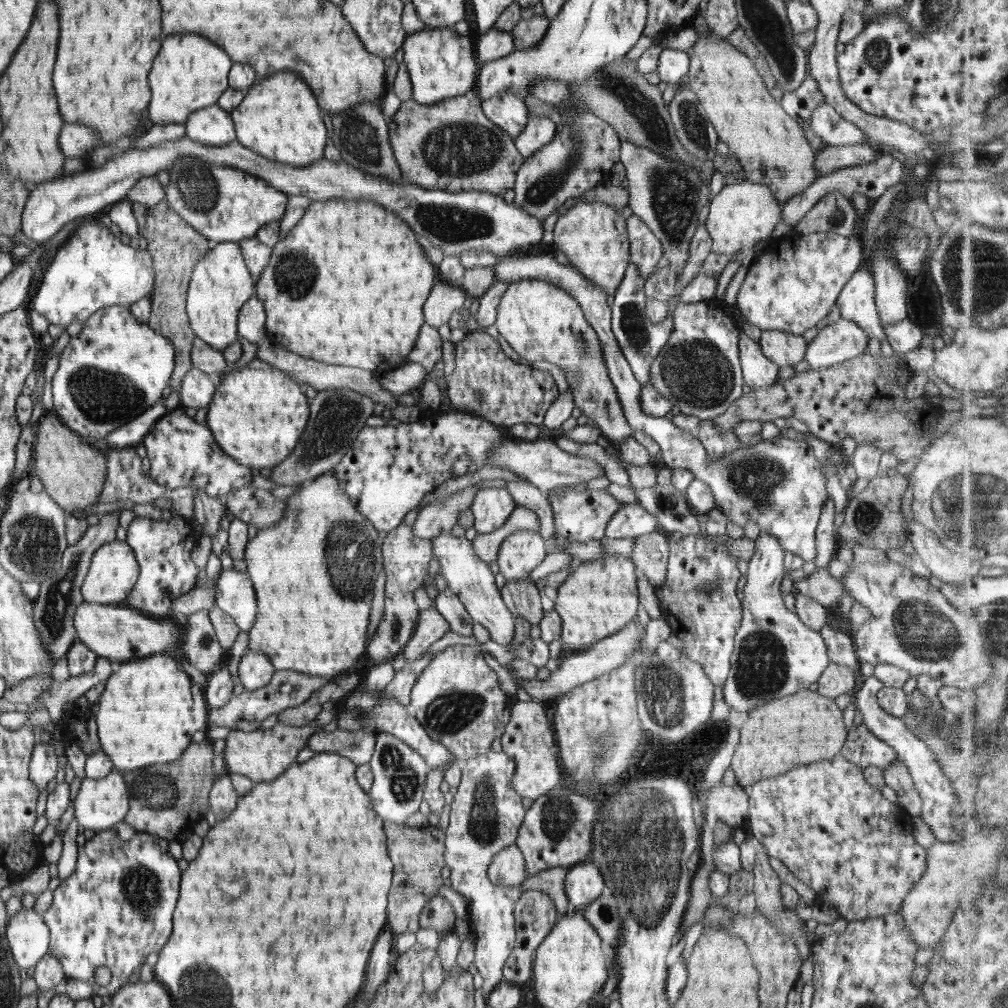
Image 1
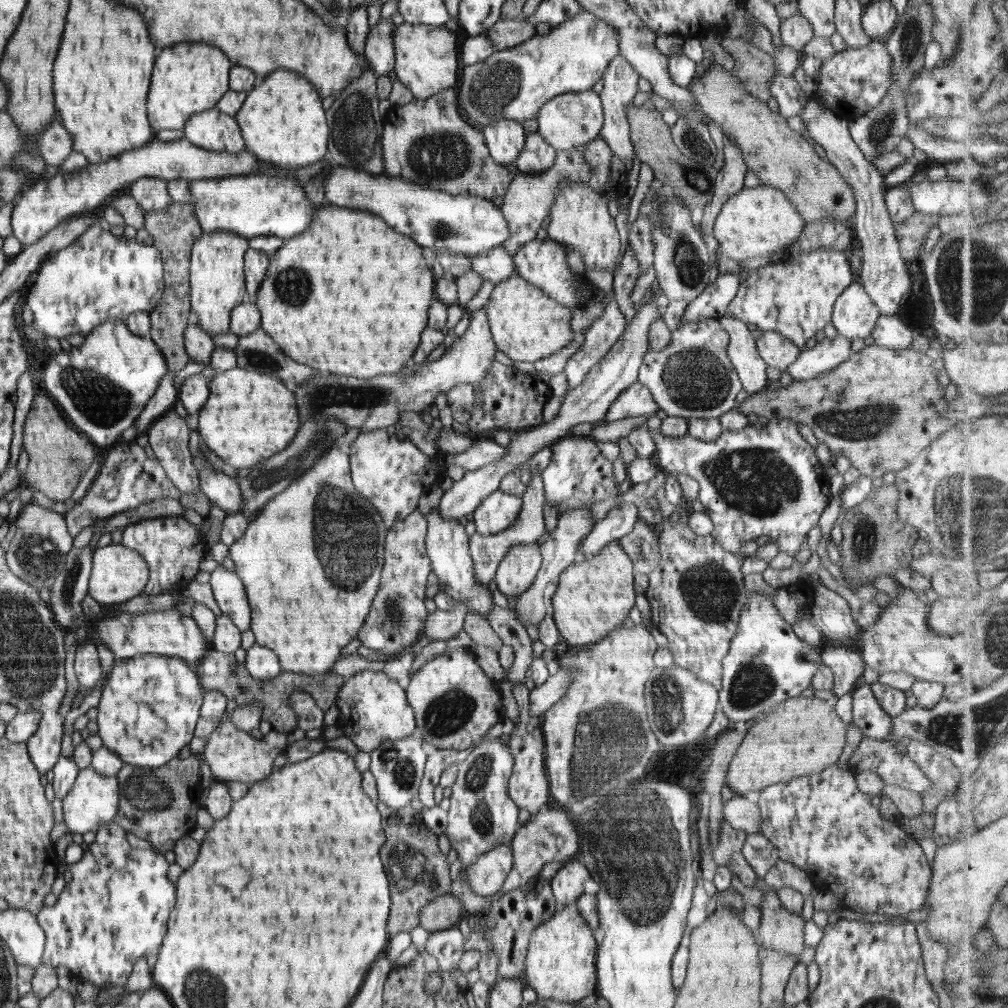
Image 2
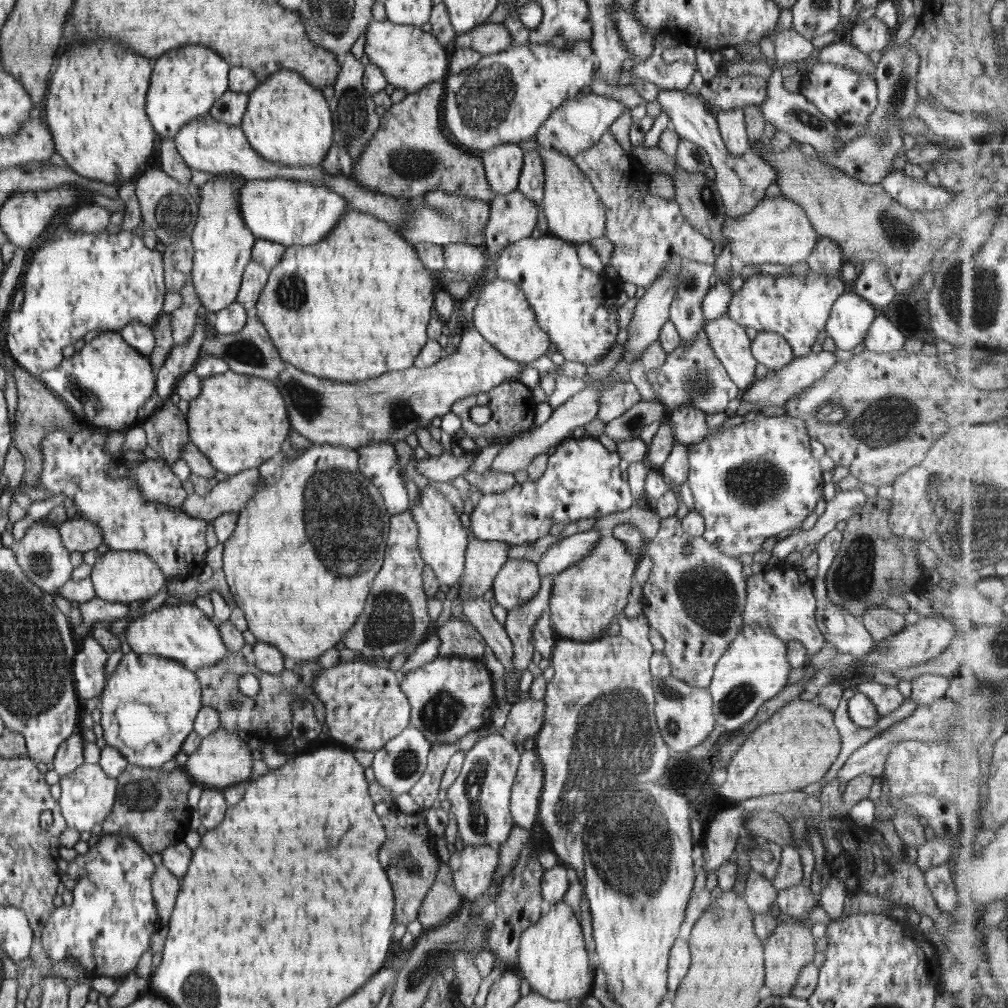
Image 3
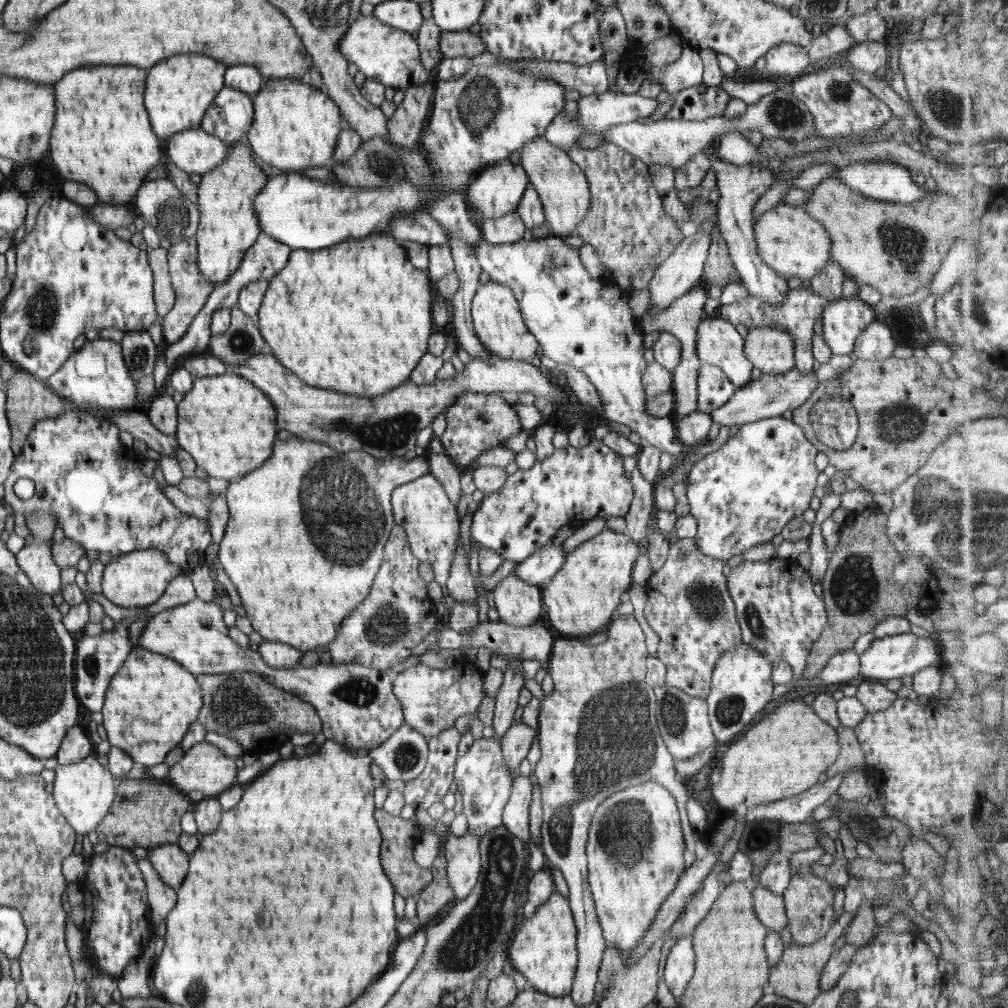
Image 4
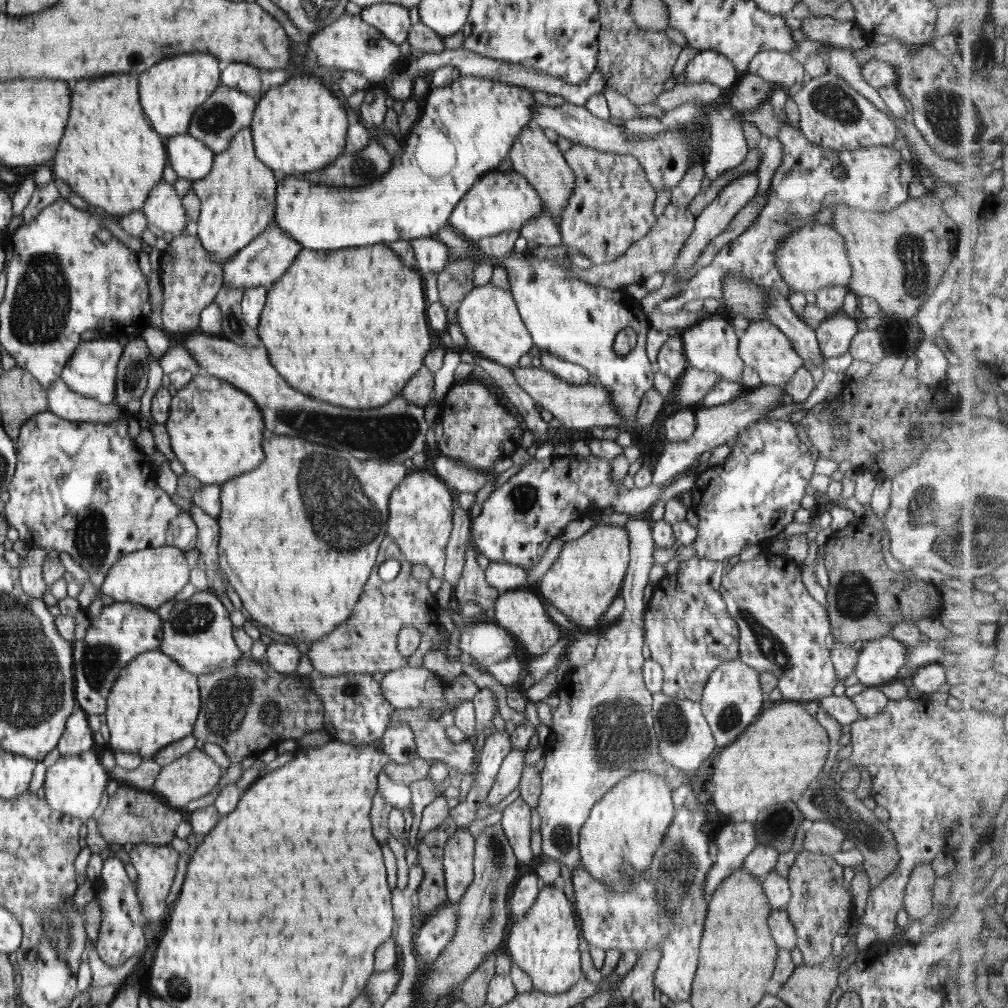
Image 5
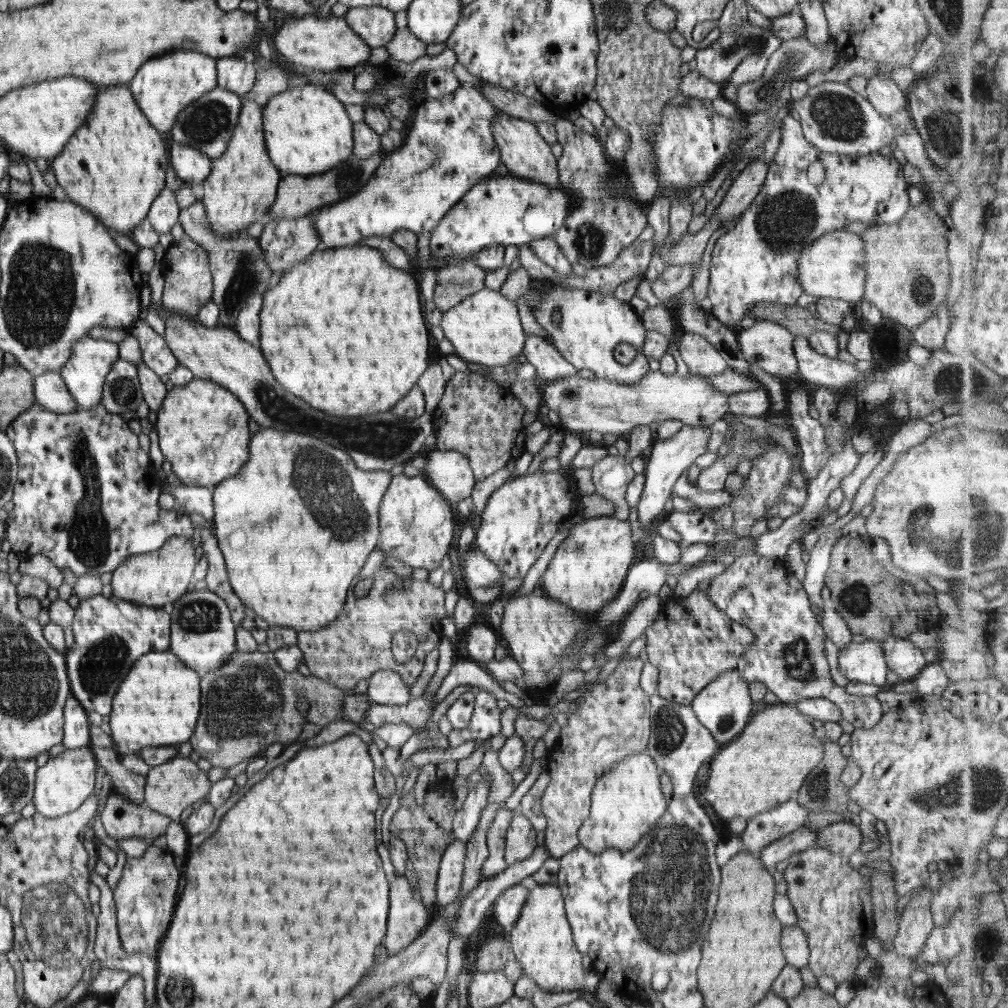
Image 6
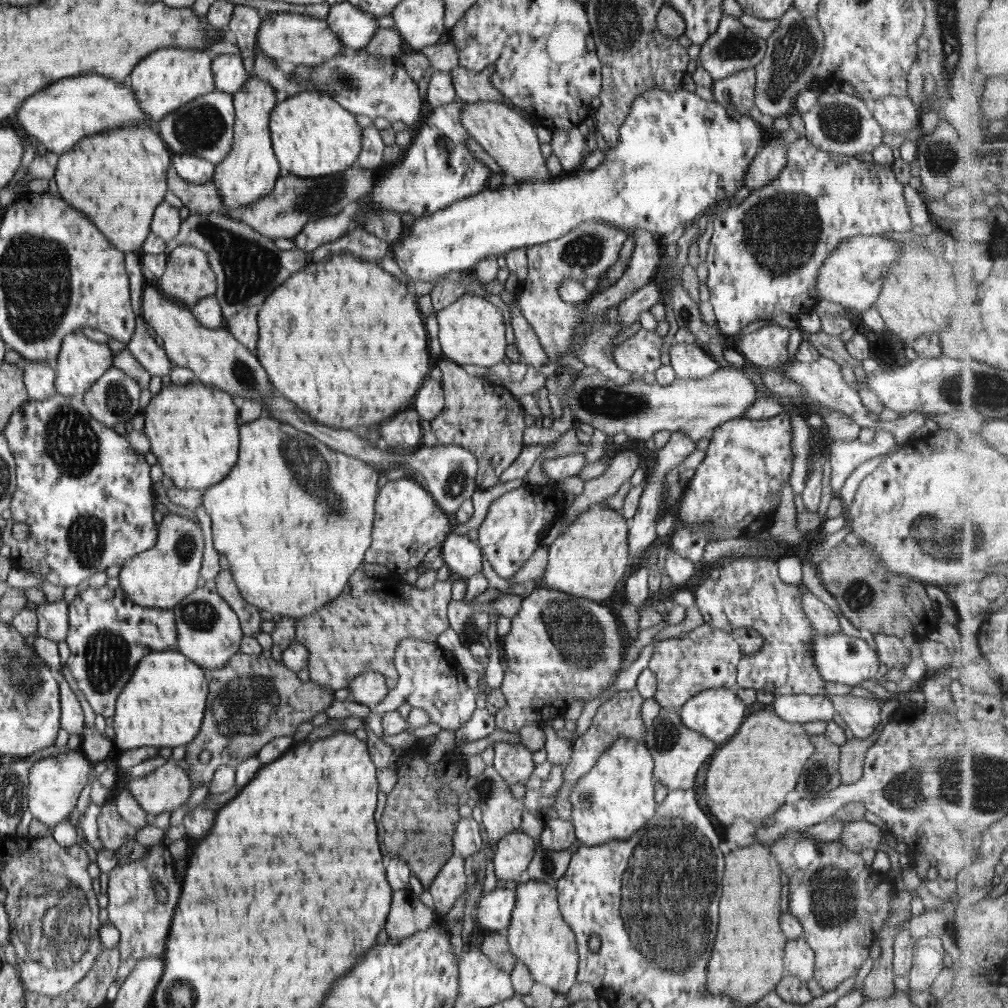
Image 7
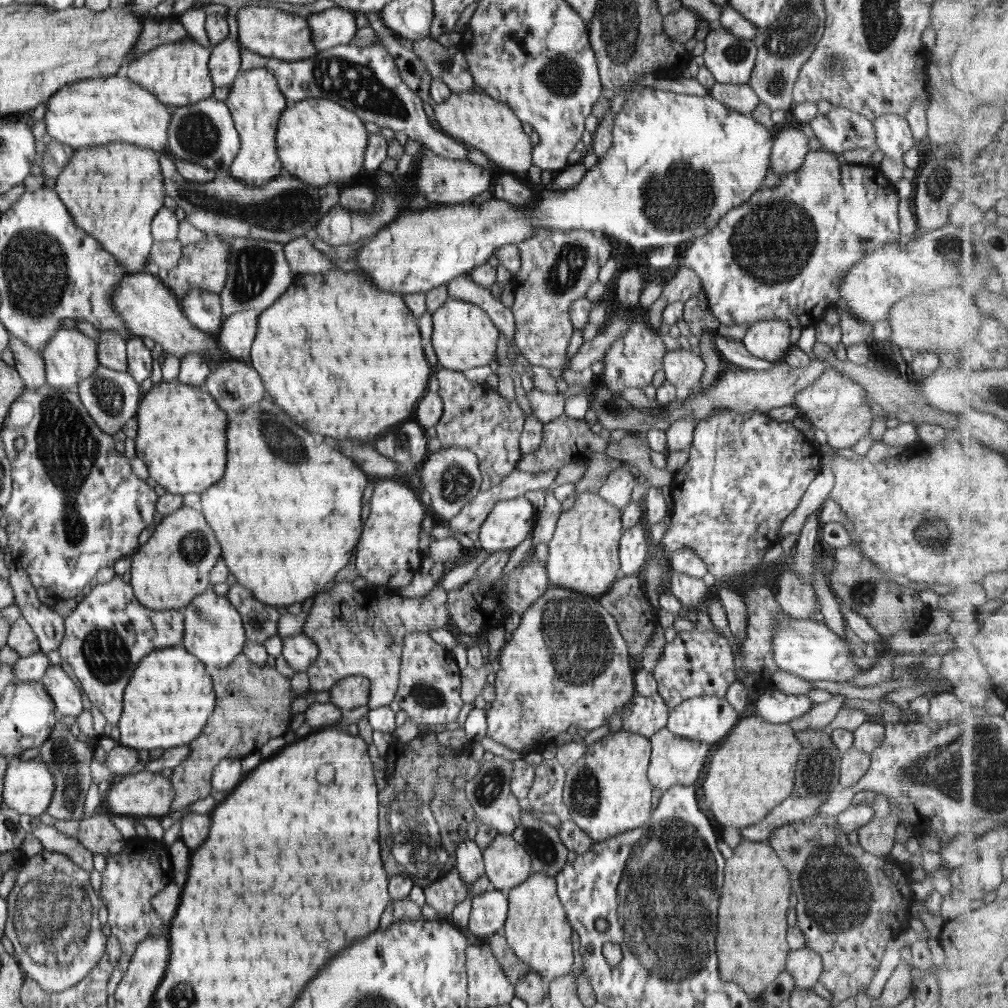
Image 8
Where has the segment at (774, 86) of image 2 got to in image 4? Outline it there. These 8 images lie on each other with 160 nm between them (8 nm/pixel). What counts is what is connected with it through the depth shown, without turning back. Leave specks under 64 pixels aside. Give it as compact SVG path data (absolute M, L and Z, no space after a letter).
M700 83L677 92L674 105L664 114L664 119L704 120L719 116L725 110L730 94L718 86Z

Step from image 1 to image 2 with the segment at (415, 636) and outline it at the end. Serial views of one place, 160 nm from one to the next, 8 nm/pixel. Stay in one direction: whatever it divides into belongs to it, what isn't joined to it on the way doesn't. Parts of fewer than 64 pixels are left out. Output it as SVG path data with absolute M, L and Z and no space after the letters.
M456 601L450 612L439 609L434 613L430 612L424 622L421 637L428 638L430 643L456 637L463 631L466 614L468 614L466 606Z

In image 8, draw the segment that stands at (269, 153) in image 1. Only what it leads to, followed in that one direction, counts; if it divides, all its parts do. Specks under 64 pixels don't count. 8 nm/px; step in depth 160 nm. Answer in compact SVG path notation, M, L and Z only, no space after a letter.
M324 98L291 102L280 115L276 130L278 158L289 174L307 185L348 183L363 171L369 133L351 110Z

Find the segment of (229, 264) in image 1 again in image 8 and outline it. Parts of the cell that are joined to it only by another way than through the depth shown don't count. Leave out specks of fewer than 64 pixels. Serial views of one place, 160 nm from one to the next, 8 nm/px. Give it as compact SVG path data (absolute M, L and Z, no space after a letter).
M264 67L243 68L223 101L229 108L240 140L240 151L229 167L229 175L246 186L266 186L282 172L276 150L276 130L278 119L290 102L286 102L276 77Z

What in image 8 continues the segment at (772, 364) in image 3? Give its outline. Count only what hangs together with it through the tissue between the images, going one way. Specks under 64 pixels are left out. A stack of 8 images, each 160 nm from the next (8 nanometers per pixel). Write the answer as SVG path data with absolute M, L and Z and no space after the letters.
M783 320L758 321L749 325L741 342L752 356L781 362L792 344L790 323Z

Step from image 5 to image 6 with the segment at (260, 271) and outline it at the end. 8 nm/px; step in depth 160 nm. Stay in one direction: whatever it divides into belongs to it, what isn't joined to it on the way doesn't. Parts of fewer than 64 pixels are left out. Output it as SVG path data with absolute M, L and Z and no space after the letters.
M309 215L288 220L274 220L266 224L258 237L266 264L276 273L289 271L302 263L320 244L319 234Z

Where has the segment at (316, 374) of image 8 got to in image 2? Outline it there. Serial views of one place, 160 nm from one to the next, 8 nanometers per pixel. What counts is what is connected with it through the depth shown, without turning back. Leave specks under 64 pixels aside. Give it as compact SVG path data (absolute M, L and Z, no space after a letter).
M334 204L318 207L312 224L300 235L285 239L278 251L269 258L270 265L257 292L255 303L261 314L261 326L272 337L286 356L294 362L308 365L314 370L336 374L338 376L356 376L374 378L380 375L397 373L410 363L414 351L419 345L422 331L427 327L428 309L435 296L433 270L428 268L422 255L422 247L410 237L396 232L386 221L365 209L350 209Z

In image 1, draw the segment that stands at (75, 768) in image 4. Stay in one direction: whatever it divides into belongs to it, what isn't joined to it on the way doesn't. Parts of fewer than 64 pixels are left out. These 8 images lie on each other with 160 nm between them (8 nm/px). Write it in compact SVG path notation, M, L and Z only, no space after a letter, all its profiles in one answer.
M120 772L101 779L85 777L74 798L74 818L86 830L103 831L127 816L129 790Z

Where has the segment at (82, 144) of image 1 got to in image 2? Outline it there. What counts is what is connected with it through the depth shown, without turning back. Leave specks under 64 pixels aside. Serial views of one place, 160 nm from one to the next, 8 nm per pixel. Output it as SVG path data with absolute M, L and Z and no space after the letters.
M55 118L46 128L44 134L36 137L36 149L40 151L44 163L60 166L75 150L75 139L70 136L70 132L62 126L58 118Z

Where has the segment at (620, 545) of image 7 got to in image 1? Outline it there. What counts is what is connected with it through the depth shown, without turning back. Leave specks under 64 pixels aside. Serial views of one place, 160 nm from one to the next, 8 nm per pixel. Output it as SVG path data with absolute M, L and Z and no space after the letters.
M619 553L583 561L557 589L554 610L562 620L561 642L572 650L585 651L636 620L639 604L636 581L635 564Z

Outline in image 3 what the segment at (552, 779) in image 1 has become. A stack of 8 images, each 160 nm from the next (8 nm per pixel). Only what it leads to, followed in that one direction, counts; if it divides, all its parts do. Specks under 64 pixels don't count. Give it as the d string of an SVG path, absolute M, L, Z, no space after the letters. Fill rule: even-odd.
M482 597L470 598L464 602L463 615L476 628L483 640L496 654L496 659L505 669L505 677L514 672L514 654L512 641L502 624L499 624L492 612L491 604ZM535 749L524 751L515 776L509 809L513 824L531 832L538 818L543 768Z

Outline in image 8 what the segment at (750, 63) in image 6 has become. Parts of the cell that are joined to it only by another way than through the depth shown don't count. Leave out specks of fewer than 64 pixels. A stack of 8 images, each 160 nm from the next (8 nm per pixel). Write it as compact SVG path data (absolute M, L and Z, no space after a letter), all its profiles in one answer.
M715 83L708 94L731 109L744 115L752 115L753 110L760 104L758 96L749 83Z

